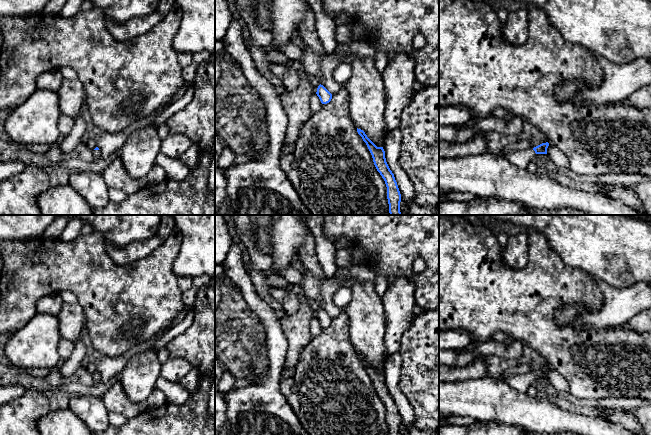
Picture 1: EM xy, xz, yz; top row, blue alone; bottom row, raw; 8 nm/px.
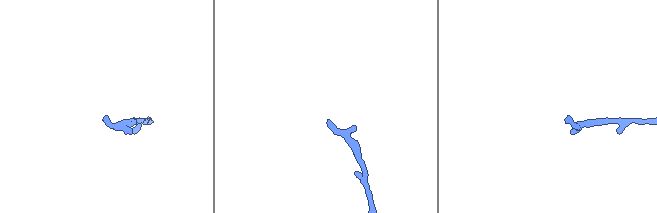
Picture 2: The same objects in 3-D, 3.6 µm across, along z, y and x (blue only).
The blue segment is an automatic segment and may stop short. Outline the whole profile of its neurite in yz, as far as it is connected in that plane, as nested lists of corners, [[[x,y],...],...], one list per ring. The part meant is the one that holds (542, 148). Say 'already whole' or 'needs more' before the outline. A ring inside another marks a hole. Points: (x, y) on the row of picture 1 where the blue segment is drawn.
needs more; [[[546,142],[534,147],[533,149],[528,148],[523,151],[509,152],[505,154],[504,157],[517,167],[525,169],[528,163],[533,160],[538,154],[547,154],[548,146],[549,143]]]

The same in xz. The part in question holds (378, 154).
already whole; [[[357,128],[358,134],[362,137],[363,141],[366,143],[377,171],[380,173],[385,181],[387,187],[387,199],[389,204],[390,215],[401,215],[400,212],[400,202],[401,194],[395,180],[394,174],[390,170],[386,158],[385,151],[383,147],[377,147],[361,129]]]

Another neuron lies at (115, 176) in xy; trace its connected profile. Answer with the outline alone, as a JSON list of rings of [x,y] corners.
[[[120,156],[116,157],[101,173],[108,187],[119,189],[127,195],[133,194],[148,185],[146,177],[133,179],[128,175]]]

